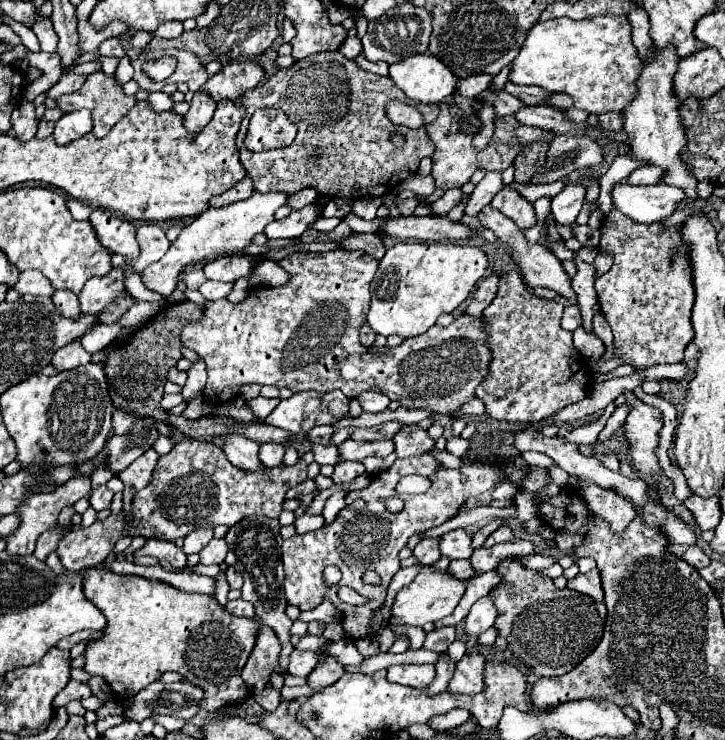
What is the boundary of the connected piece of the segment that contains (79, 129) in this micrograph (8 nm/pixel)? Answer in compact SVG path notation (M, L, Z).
M83 109L83 111L75 111L75 113L65 113L57 121L53 137L59 145L67 145L67 143L73 143L79 137L91 133L91 129L93 129L91 113L87 109Z

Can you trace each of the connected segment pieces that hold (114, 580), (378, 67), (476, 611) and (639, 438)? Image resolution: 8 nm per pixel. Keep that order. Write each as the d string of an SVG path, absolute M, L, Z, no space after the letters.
M103 567L85 571L85 595L95 607L101 609L107 619L107 637L99 639L99 643L87 645L85 671L89 675L103 677L121 701L133 699L133 695L137 695L149 683L157 681L161 673L167 671L177 671L193 685L201 687L205 691L201 707L207 711L225 705L237 705L251 695L241 679L241 671L255 647L255 639L259 633L257 623L253 619L235 617L227 613L211 595L179 591L163 581L149 581L137 575L115 575Z
M359 55L359 57L355 59L355 63L357 63L361 69L369 71L369 73L375 73L375 75L381 75L381 77L389 75L389 73L387 73L389 65L387 65L387 63L383 63L383 61L375 61L375 63L371 63L371 61L367 61L367 59L365 59L365 55Z
M491 595L487 597L481 597L469 611L469 615L465 617L465 633L467 635L481 635L485 633L489 627L493 627L495 619L497 619L497 609L495 609L495 603L491 599Z
M625 391L627 403L631 405L631 413L625 421L625 433L629 439L629 457L633 459L639 473L649 477L659 477L661 467L655 457L655 449L659 443L661 411L655 407L645 405L641 399L635 397L633 391Z

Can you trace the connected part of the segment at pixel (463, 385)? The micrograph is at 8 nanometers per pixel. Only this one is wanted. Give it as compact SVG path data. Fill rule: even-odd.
M327 251L327 253L291 253L277 261L291 277L281 287L253 287L245 301L233 305L227 299L207 301L203 317L191 321L181 331L183 347L197 351L207 363L207 385L203 395L213 404L234 399L245 383L289 387L293 393L319 391L329 393L341 389L349 399L363 391L381 391L391 401L401 401L407 409L427 409L449 415L461 403L475 397L475 387L487 375L491 353L487 351L487 335L483 319L471 323L467 315L459 315L449 327L431 327L419 339L405 339L399 347L385 355L373 347L365 349L359 338L361 321L369 308L369 285L375 277L377 259L363 251Z

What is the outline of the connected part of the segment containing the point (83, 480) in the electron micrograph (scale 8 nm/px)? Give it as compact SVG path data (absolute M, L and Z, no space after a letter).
M73 477L69 483L57 487L53 493L47 493L47 495L29 493L25 497L23 505L17 511L17 515L21 517L21 527L13 535L7 537L7 553L11 553L11 555L31 555L33 549L35 549L37 537L57 523L57 517L59 517L61 509L67 507L67 505L73 505L81 497L89 497L89 491L91 491L91 479L89 477Z

